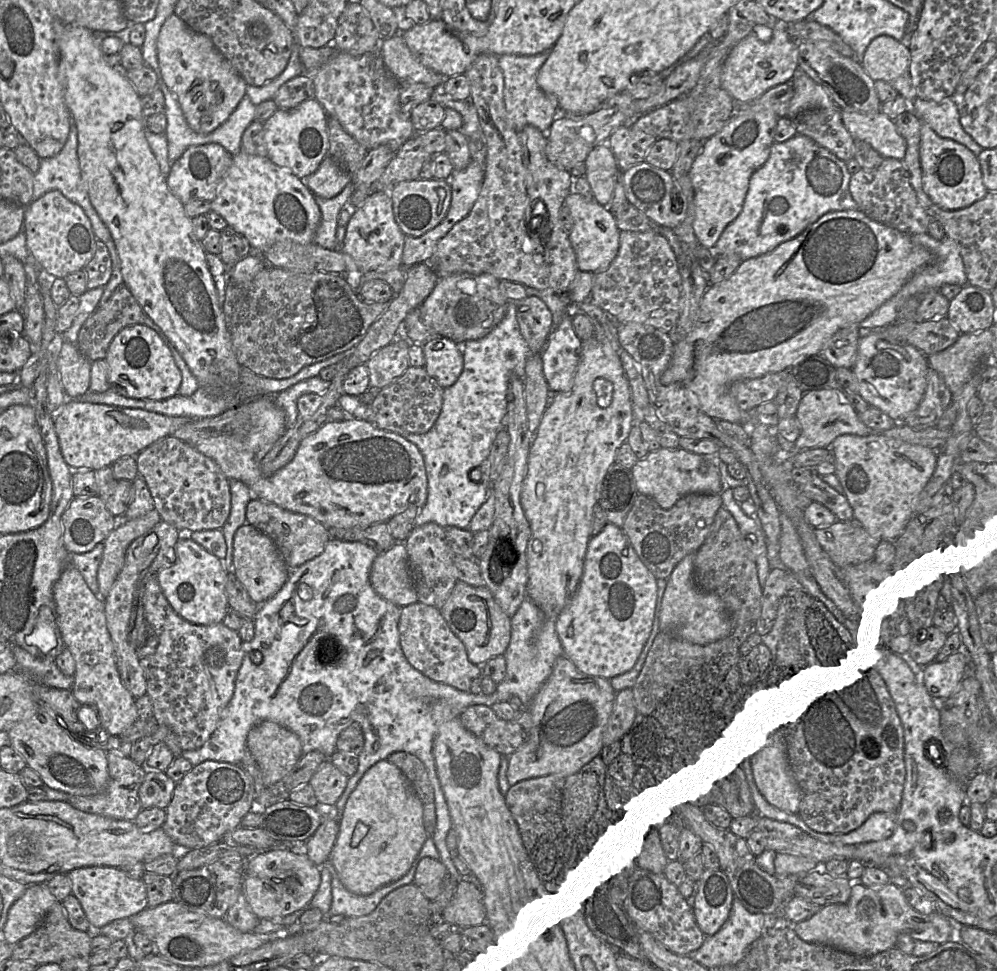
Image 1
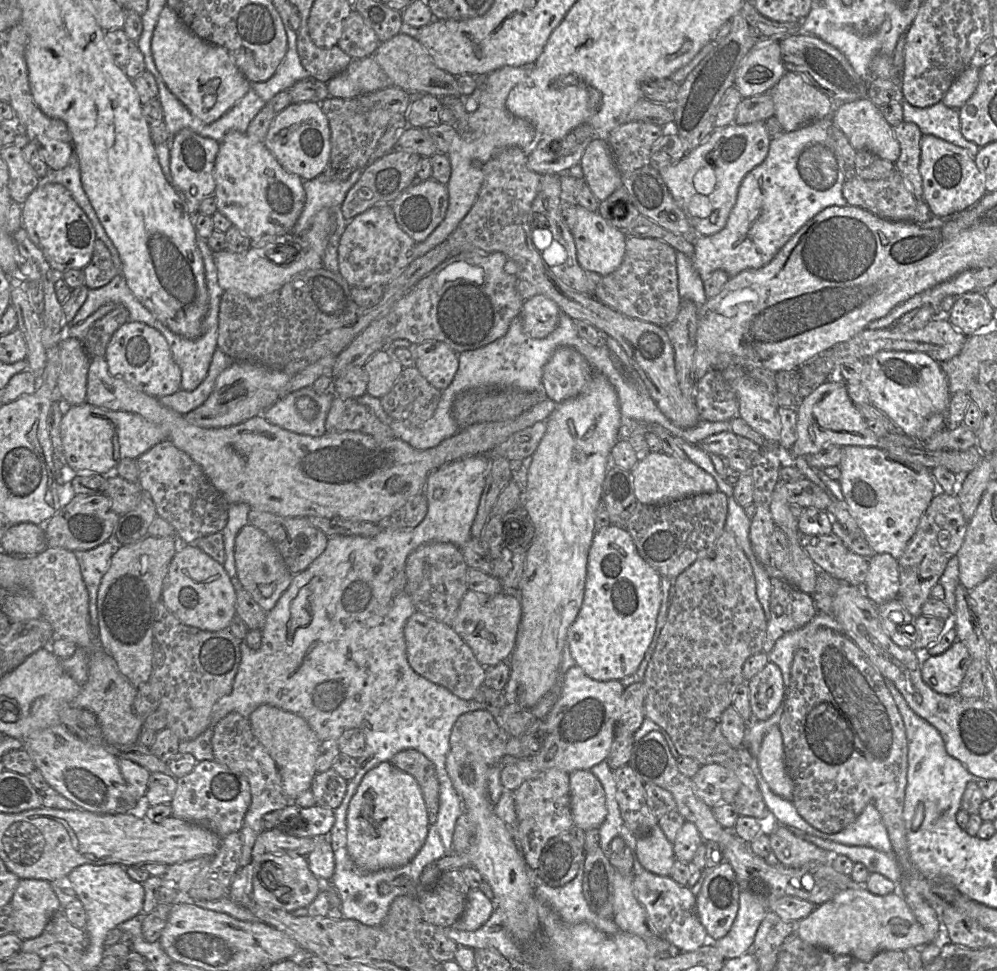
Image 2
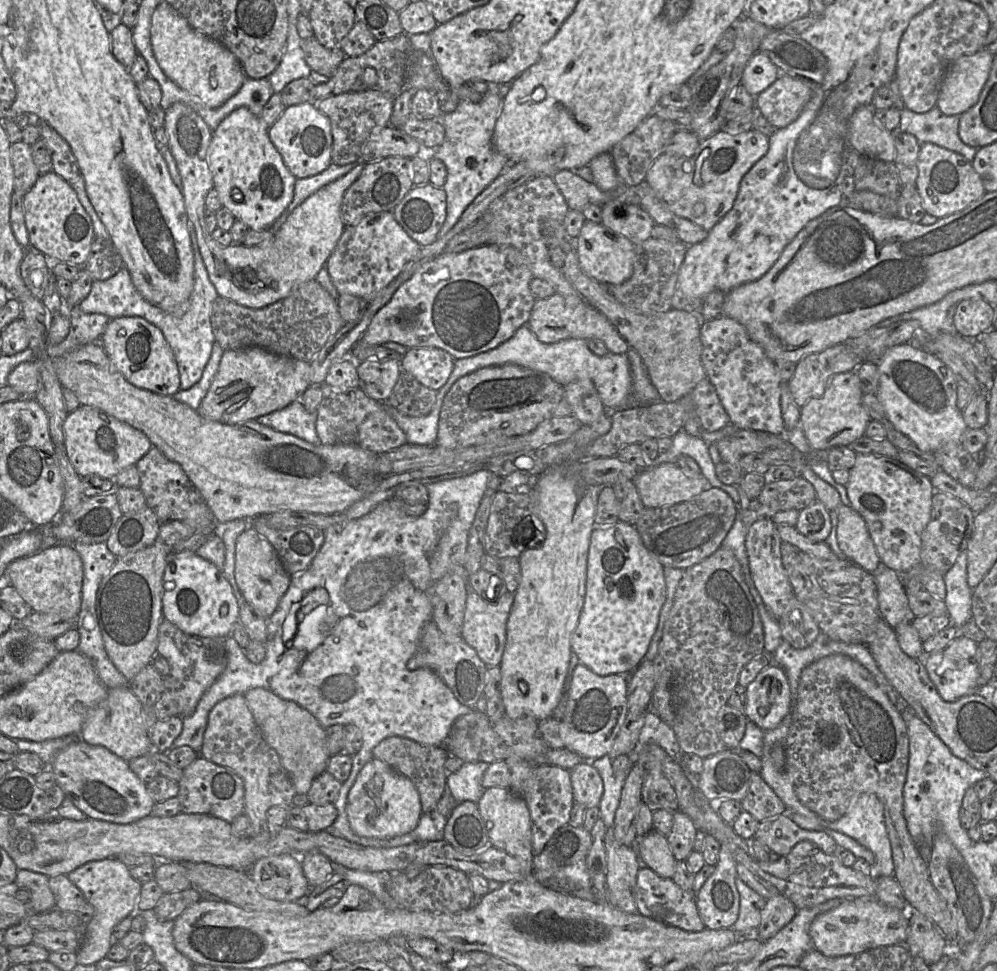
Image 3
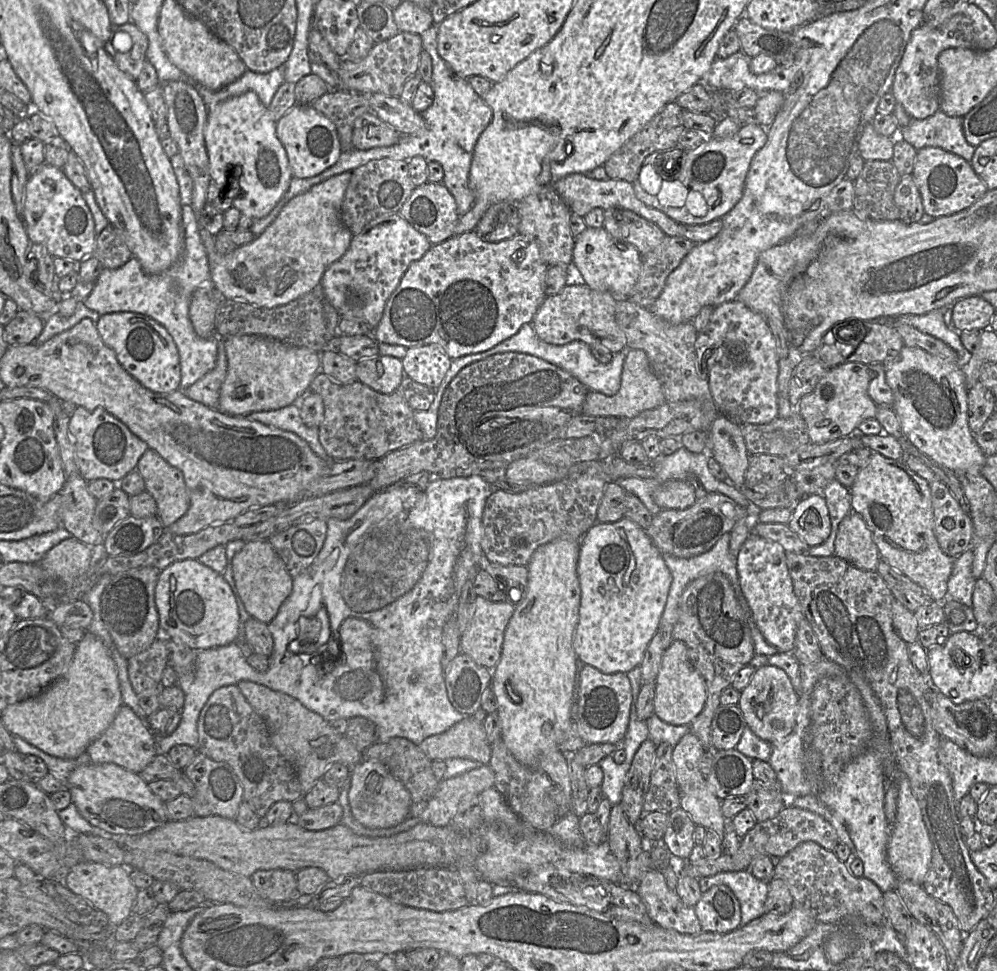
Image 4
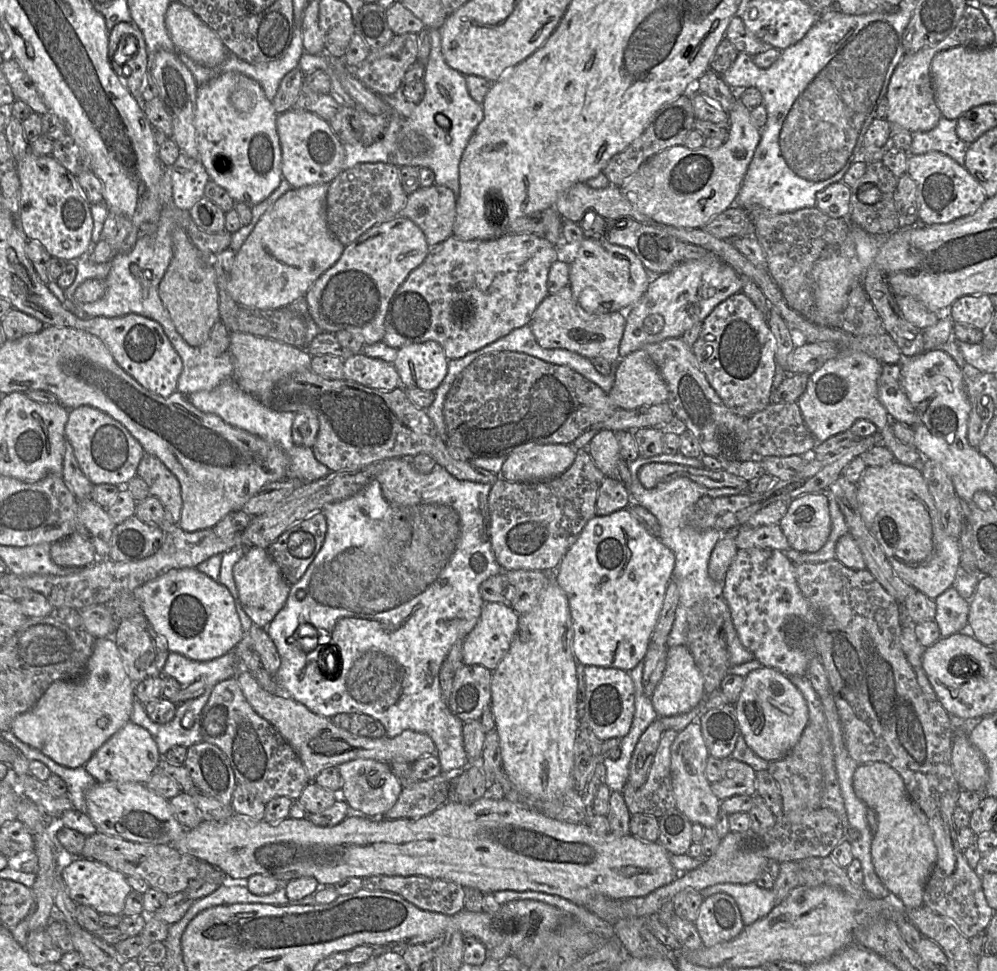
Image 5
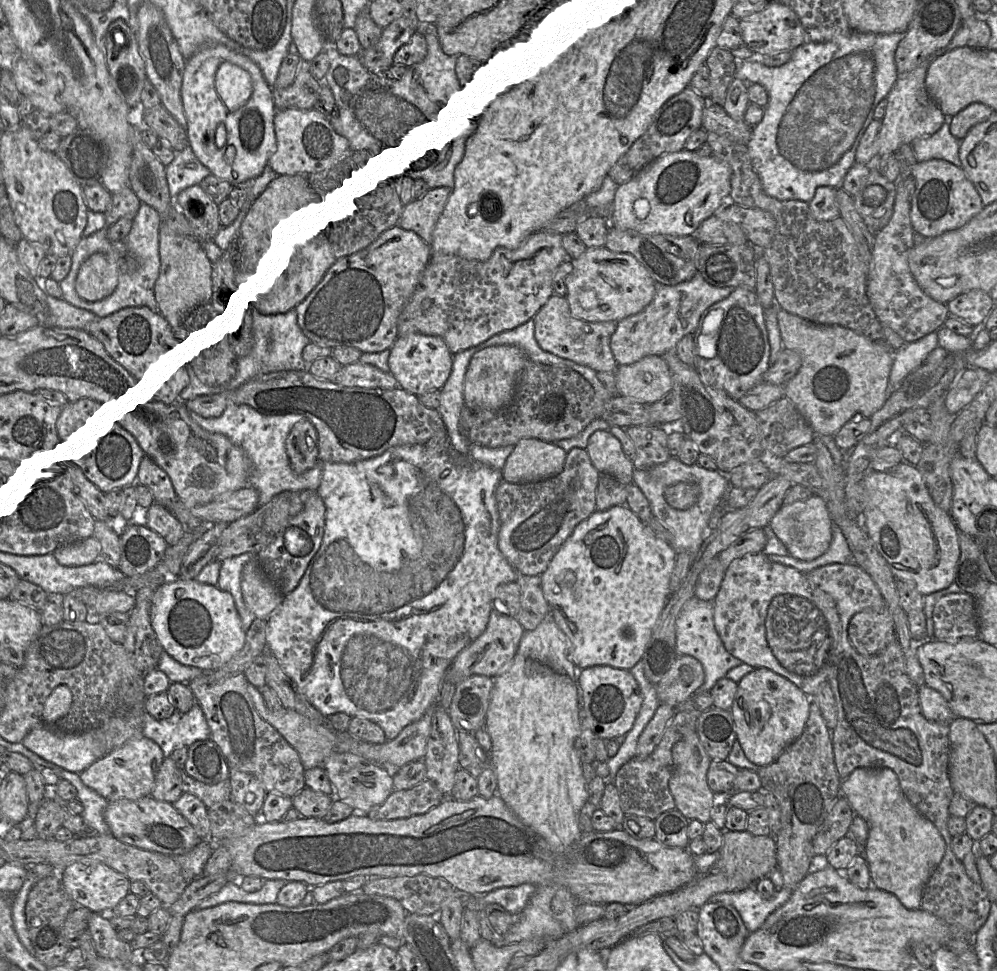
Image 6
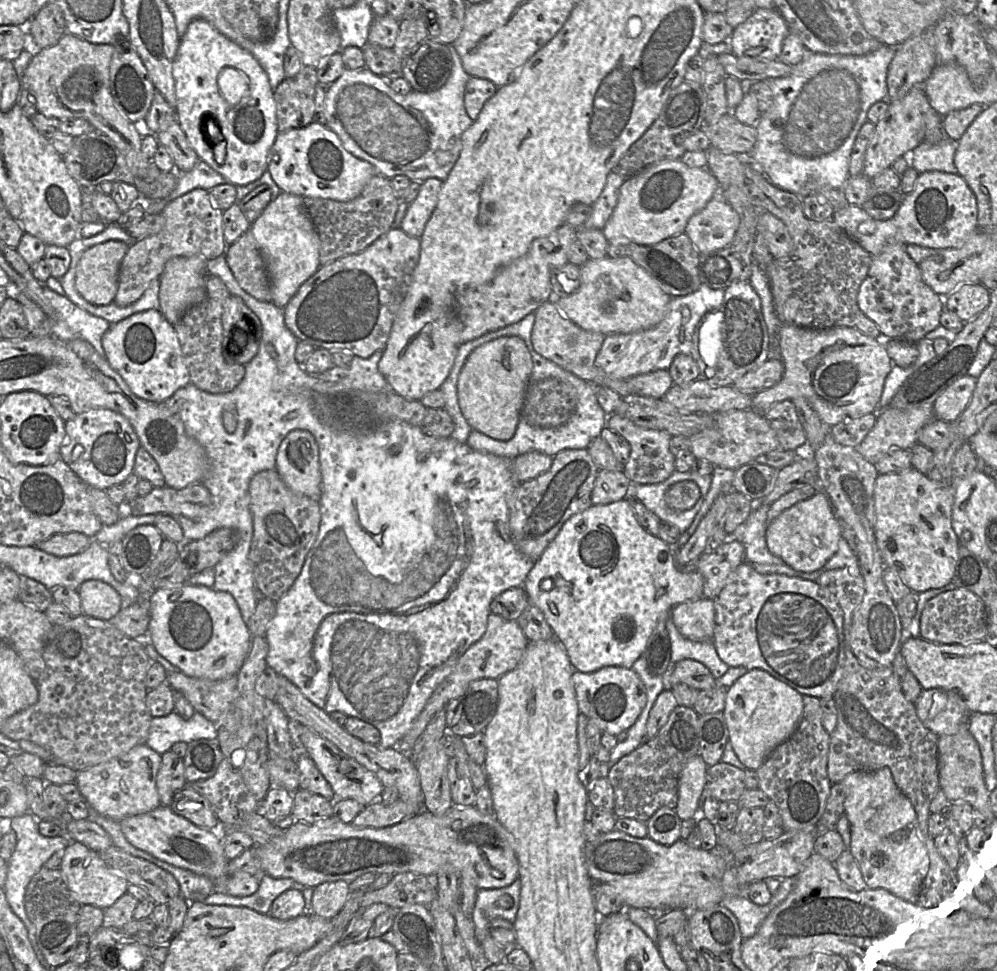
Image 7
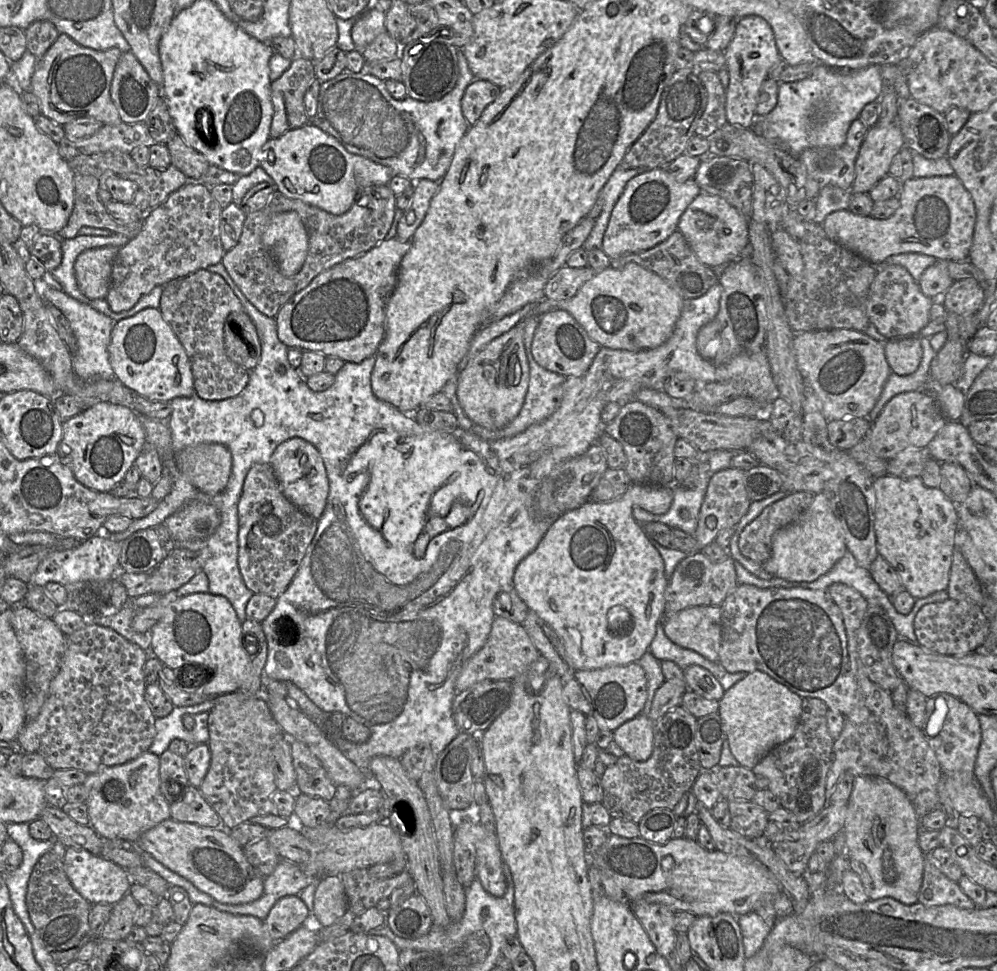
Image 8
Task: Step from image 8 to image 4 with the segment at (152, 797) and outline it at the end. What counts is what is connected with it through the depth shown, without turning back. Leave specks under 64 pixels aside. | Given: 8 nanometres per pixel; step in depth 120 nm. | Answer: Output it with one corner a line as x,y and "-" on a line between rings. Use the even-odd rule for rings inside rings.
122,704
107,730
93,741
86,750
93,764
114,763
120,767
140,773
157,755
154,733
127,705

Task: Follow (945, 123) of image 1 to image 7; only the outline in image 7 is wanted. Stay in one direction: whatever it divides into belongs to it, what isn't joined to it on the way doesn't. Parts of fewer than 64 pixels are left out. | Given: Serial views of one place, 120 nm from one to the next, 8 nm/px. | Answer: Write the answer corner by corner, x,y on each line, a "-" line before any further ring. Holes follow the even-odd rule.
947,136
936,145
921,142
910,154
912,167
919,174
928,171
958,174
954,163
957,142

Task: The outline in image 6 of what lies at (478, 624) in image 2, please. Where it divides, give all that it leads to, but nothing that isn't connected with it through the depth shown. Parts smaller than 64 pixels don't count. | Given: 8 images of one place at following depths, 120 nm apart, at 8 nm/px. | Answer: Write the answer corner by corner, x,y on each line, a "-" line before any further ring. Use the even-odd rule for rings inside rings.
493,609
483,633
458,653
446,678
458,684
473,675
496,677
512,663
523,633
524,629
515,617
501,614

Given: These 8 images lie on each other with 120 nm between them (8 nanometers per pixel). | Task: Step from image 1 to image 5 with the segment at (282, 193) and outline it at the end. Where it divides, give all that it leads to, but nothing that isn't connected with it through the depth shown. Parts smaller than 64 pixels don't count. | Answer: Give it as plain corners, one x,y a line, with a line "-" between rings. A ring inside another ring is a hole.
226,72
198,86
194,112
194,127
199,159
210,179
224,188
235,202
252,207
265,200
280,184
281,146
276,130
277,113
272,102
266,98
261,85
239,72
-
234,88
245,88
251,93
253,107
247,112
238,112
230,101

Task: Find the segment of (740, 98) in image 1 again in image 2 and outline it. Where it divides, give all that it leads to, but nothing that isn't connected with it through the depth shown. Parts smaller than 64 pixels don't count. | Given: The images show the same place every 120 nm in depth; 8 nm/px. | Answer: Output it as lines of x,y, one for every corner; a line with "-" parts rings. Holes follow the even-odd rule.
779,41
754,46
741,60
734,86
743,98
769,91
787,72
781,60

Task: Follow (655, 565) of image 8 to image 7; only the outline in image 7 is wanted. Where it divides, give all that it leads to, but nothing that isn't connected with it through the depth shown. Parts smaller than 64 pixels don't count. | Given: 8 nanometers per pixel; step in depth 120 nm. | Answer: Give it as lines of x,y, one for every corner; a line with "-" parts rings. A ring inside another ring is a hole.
629,498
608,504
591,505
581,513
570,517
561,527
556,537
544,550
542,555
535,561
529,571
523,588
527,594
528,601
537,606
543,613
545,620
554,633
554,637
565,648
569,660
574,668
584,673
597,671
605,666
620,666
631,668
634,662
643,655
648,640
655,630
660,619
667,619
673,607
687,601
696,601
703,597
703,577
697,572
683,572
682,568
675,563
671,555
670,545
658,536
649,534
637,521
632,510

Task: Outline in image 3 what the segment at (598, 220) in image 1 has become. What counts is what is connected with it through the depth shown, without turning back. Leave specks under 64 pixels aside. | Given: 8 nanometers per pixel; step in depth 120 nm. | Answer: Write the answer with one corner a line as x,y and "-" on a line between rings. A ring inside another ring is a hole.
586,220
577,237
577,254
582,270
604,285
618,285
628,280
634,269
635,245
602,223

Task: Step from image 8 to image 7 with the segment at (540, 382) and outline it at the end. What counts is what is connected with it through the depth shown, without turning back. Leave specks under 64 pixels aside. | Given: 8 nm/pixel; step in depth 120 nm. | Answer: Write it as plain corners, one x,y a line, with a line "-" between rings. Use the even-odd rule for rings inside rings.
525,343
532,357
533,370
531,381
540,381
547,378
556,378
571,384
577,391
577,407
574,414
562,426
553,428
542,428
530,425
524,418
520,418
516,432
509,440
496,440
481,432
472,430
467,439
469,447
476,451
485,452
497,456
513,459
516,456
530,452
540,451
551,457
566,449
584,449
589,446
592,440
599,437
607,423
607,415
600,406
595,391
595,385
587,382
575,374
563,369
556,363
538,354
534,348
530,351
529,344

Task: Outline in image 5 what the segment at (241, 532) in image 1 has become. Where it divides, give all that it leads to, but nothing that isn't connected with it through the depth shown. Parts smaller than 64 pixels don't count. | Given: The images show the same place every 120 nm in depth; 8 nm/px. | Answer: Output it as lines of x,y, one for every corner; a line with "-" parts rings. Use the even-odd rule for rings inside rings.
260,547
245,548
244,556
235,564
233,575
240,602
254,626
266,628
284,607
291,585
287,582
277,563
267,549

